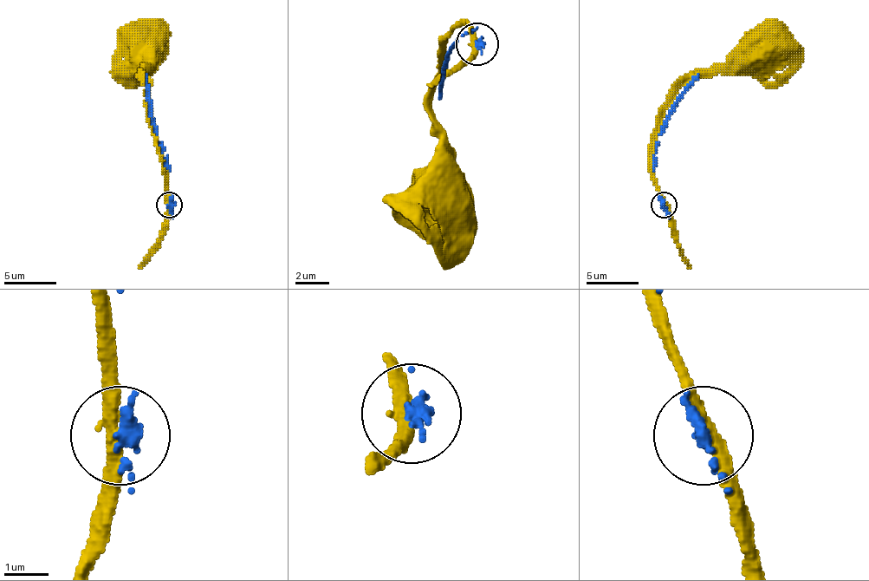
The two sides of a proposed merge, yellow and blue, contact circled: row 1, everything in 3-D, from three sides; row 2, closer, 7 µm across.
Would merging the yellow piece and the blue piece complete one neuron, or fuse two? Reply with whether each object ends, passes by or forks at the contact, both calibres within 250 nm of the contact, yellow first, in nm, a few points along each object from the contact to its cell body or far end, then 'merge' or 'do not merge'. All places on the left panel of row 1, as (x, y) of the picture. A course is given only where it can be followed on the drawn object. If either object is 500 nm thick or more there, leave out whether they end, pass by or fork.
yellow passes by | blue ends | 320/320 nm | yellow via (170, 205), (152, 108), (141, 75), (162, 53), (159, 48), (149, 45) | blue via (170, 205), (170, 166), (157, 134), (146, 75) | do not merge

